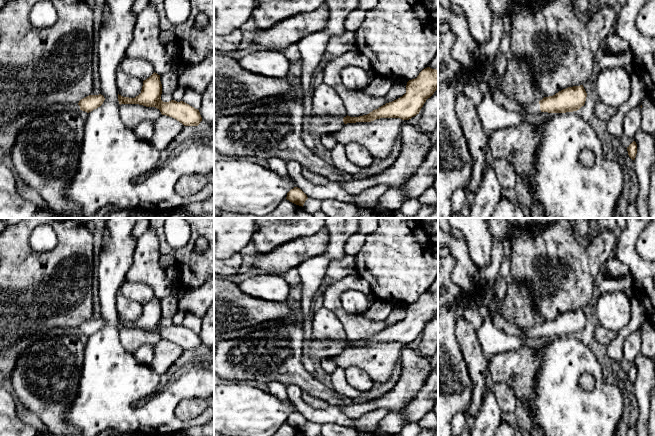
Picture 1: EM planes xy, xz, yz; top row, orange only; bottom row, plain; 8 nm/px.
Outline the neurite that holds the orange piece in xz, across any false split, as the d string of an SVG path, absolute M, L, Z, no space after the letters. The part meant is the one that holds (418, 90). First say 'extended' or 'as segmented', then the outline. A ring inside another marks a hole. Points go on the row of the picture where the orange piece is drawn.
as segmented | M427 67L419 75L409 80L406 85L406 93L389 103L373 110L367 115L359 117L346 116L344 124L356 122L371 122L380 118L400 118L409 120L419 114L428 98L438 90L438 70Z

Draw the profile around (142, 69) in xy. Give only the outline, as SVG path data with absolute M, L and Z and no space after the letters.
M125 57L119 68L128 75L138 78L141 81L146 80L154 73L153 65L144 59Z

